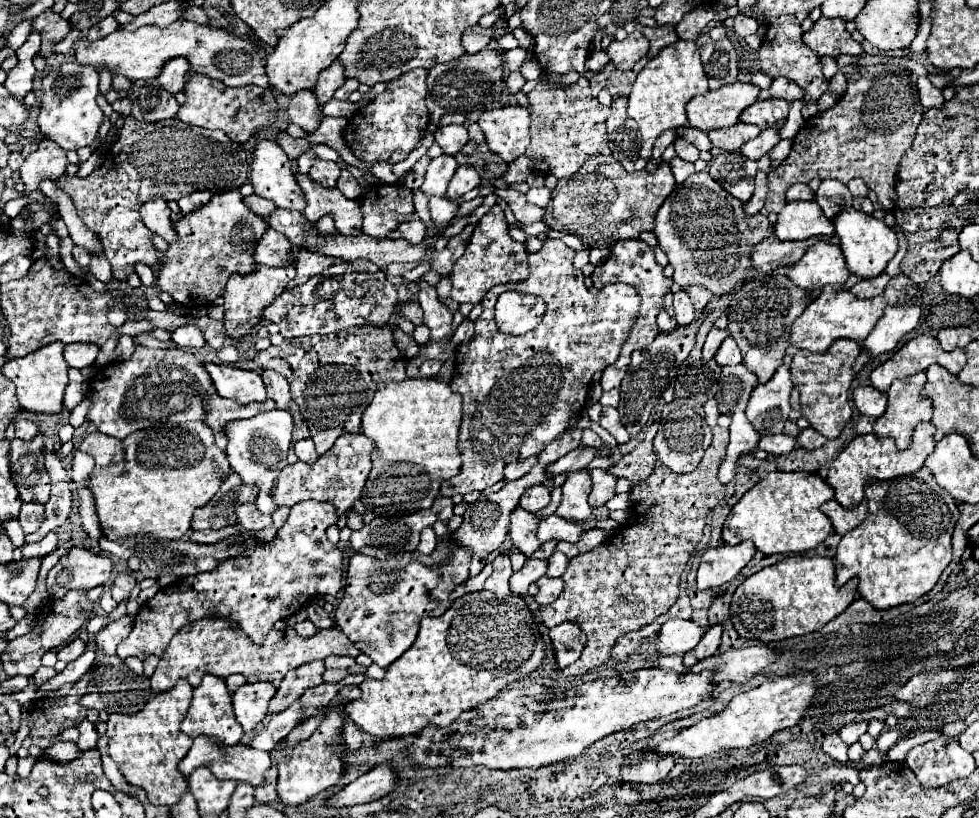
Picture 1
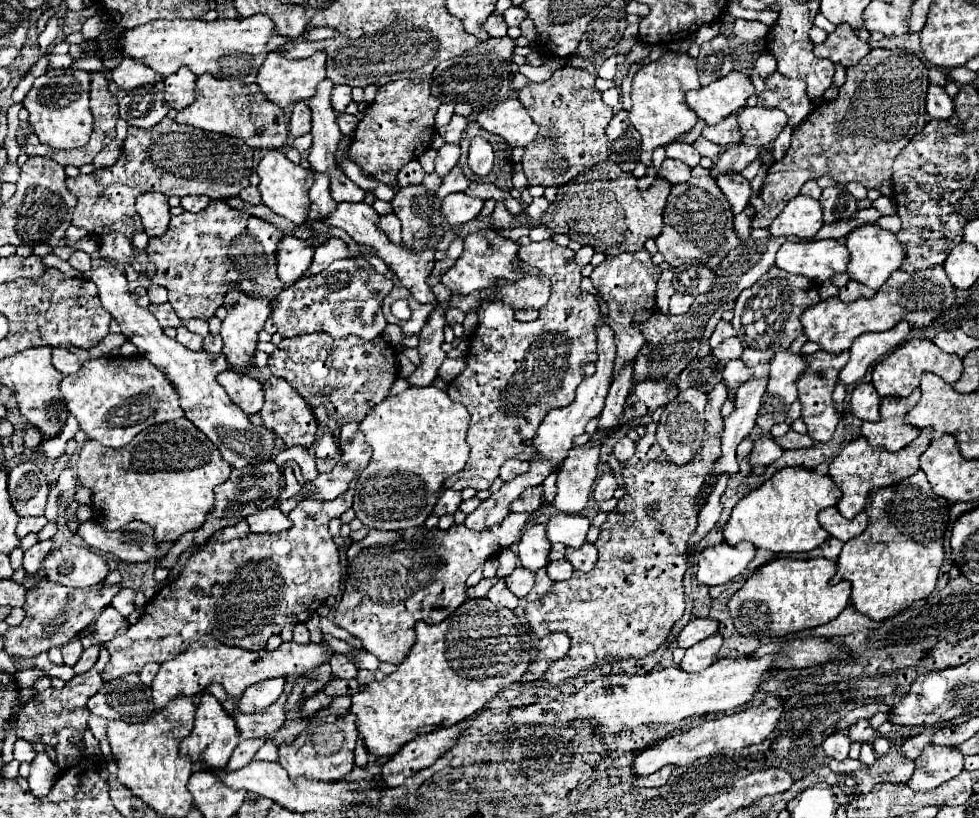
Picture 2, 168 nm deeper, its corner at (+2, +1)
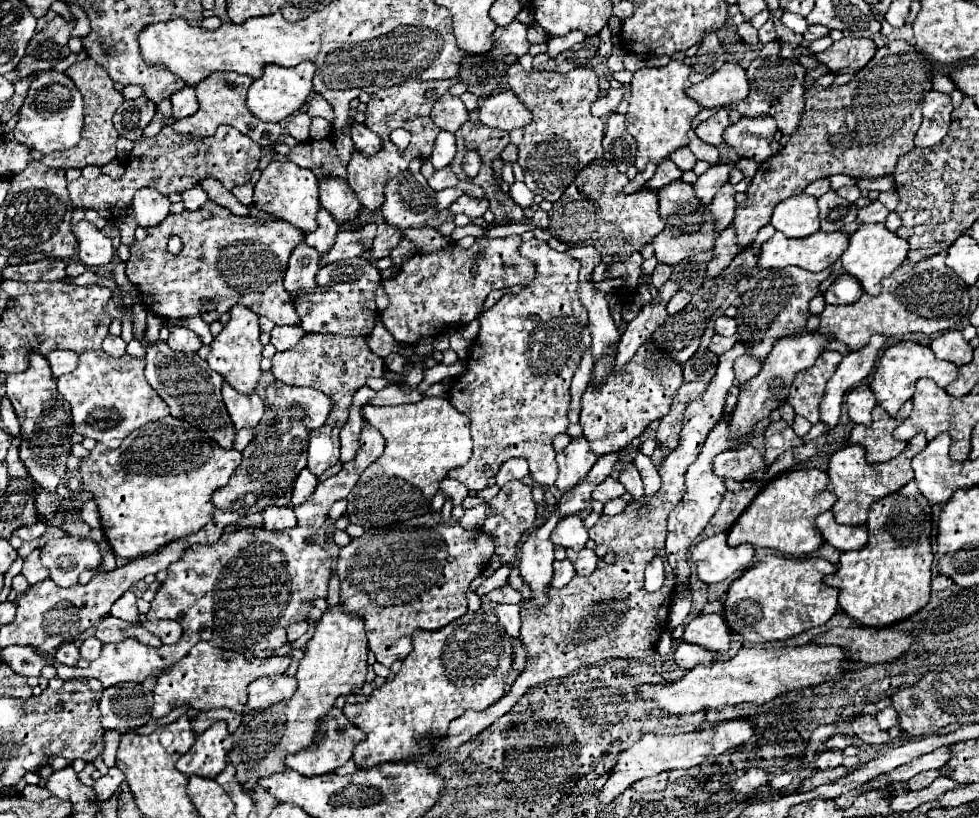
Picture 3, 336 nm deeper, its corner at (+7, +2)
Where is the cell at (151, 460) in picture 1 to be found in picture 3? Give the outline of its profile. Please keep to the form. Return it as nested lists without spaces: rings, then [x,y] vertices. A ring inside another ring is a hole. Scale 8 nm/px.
[[[166,417],[132,431],[118,449],[108,449],[98,443],[90,455],[80,461],[82,463],[78,471],[84,491],[90,491],[94,495],[100,511],[102,533],[110,543],[112,553],[124,559],[136,559],[158,551],[172,539],[200,531],[212,517],[212,493],[228,483],[230,475],[242,461],[242,453],[224,451],[216,445],[214,439],[208,439],[204,431],[184,423],[182,419]]]

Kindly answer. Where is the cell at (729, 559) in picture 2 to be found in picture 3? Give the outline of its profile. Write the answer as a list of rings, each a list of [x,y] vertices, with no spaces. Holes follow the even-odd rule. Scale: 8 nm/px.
[[[720,533],[716,537],[698,543],[692,549],[690,557],[696,565],[700,581],[710,585],[728,579],[736,571],[748,569],[754,557],[754,547],[748,543],[730,547],[726,543],[726,533]]]

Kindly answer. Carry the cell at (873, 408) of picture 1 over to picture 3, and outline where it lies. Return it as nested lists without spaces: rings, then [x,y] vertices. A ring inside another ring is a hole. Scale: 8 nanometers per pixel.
[[[866,383],[852,389],[848,393],[846,403],[848,403],[848,415],[854,423],[862,423],[862,425],[870,423],[870,411],[876,405],[876,397],[874,397],[872,389]]]

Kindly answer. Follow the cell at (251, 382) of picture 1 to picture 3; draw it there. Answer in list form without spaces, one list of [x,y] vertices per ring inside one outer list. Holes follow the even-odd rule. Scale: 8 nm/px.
[[[224,381],[222,399],[224,399],[224,405],[226,405],[226,409],[230,413],[230,419],[232,419],[236,429],[256,427],[258,421],[262,419],[264,401],[258,397],[258,393],[248,393],[248,395],[240,393]]]

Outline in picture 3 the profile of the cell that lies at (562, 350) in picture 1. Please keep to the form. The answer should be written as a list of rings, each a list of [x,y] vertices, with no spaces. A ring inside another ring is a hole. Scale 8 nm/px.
[[[538,239],[524,241],[518,251],[526,259],[534,261],[536,283],[532,283],[532,287],[524,287],[518,295],[504,295],[494,307],[478,315],[480,333],[472,343],[472,351],[466,361],[466,371],[452,379],[450,385],[454,387],[448,391],[448,401],[458,411],[466,413],[472,421],[470,433],[474,443],[474,455],[466,465],[448,471],[446,477],[460,481],[466,489],[474,491],[484,489],[488,479],[496,475],[500,463],[512,457],[524,457],[528,461],[530,475],[538,485],[554,485],[558,477],[558,463],[552,441],[556,435],[566,433],[570,425],[566,417],[570,405],[570,381],[582,355],[590,349],[590,331],[586,327],[588,313],[578,299],[580,263],[568,253],[558,253],[548,247],[546,241]],[[532,313],[536,313],[540,319],[530,321],[528,315]]]

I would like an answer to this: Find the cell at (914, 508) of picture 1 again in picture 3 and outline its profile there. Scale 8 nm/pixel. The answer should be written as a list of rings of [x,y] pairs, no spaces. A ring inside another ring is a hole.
[[[912,479],[896,493],[872,503],[866,525],[868,543],[858,551],[844,551],[838,571],[824,583],[840,589],[838,603],[854,621],[880,629],[910,617],[930,599],[932,507]]]

